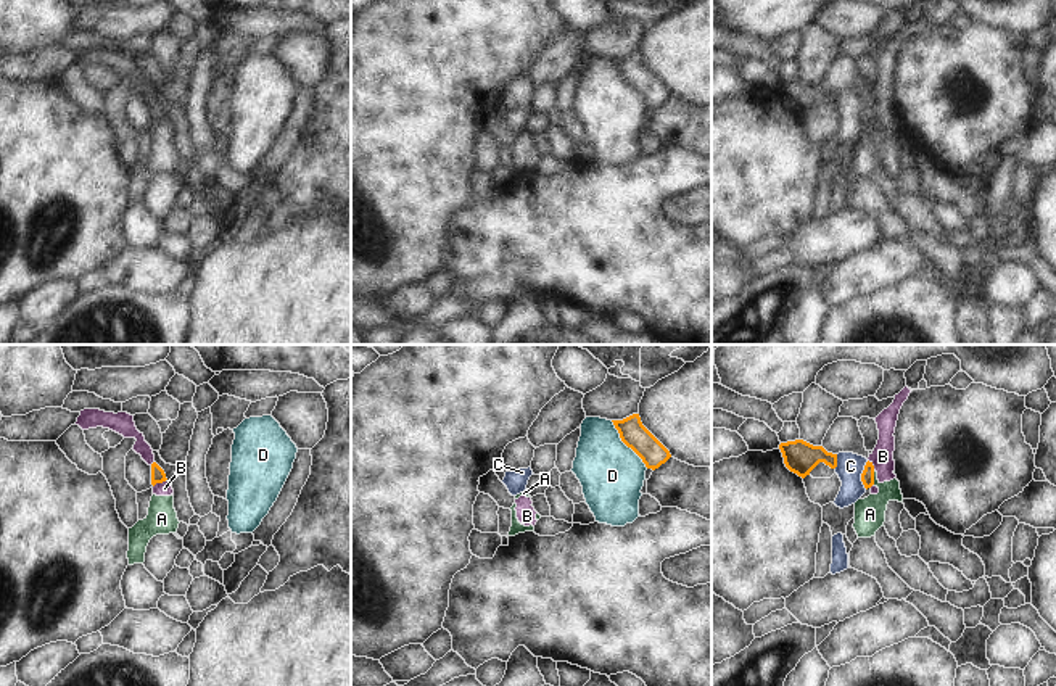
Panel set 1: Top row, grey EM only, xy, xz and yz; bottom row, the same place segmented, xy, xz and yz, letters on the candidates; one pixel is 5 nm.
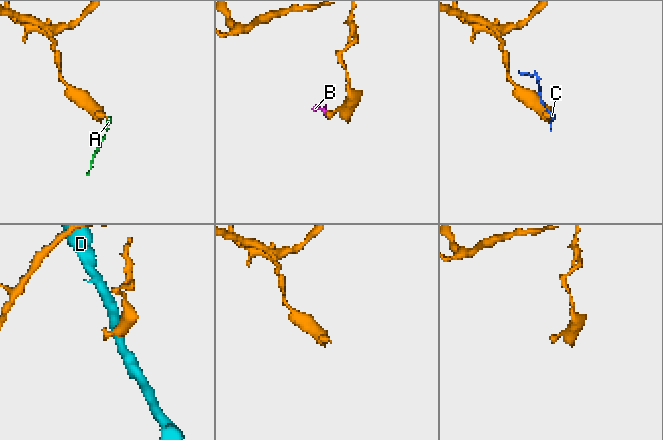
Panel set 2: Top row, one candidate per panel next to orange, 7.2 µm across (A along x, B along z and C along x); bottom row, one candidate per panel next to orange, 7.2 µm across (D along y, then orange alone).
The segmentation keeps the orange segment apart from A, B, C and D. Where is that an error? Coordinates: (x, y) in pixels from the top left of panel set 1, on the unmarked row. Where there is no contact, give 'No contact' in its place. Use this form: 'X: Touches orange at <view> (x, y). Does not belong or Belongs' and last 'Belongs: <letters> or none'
A: Touches orange at yz (873, 116). Does not belong
B: Touches orange at xy (158, 121). Does not belong
C: Touches orange at yz (862, 115). Does not belong
D: Touches orange at xz (626, 84). Does not belong
Belongs: none

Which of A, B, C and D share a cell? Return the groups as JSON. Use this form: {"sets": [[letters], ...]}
{"sets": [["A", "B"], ["C"], ["D"]]}

